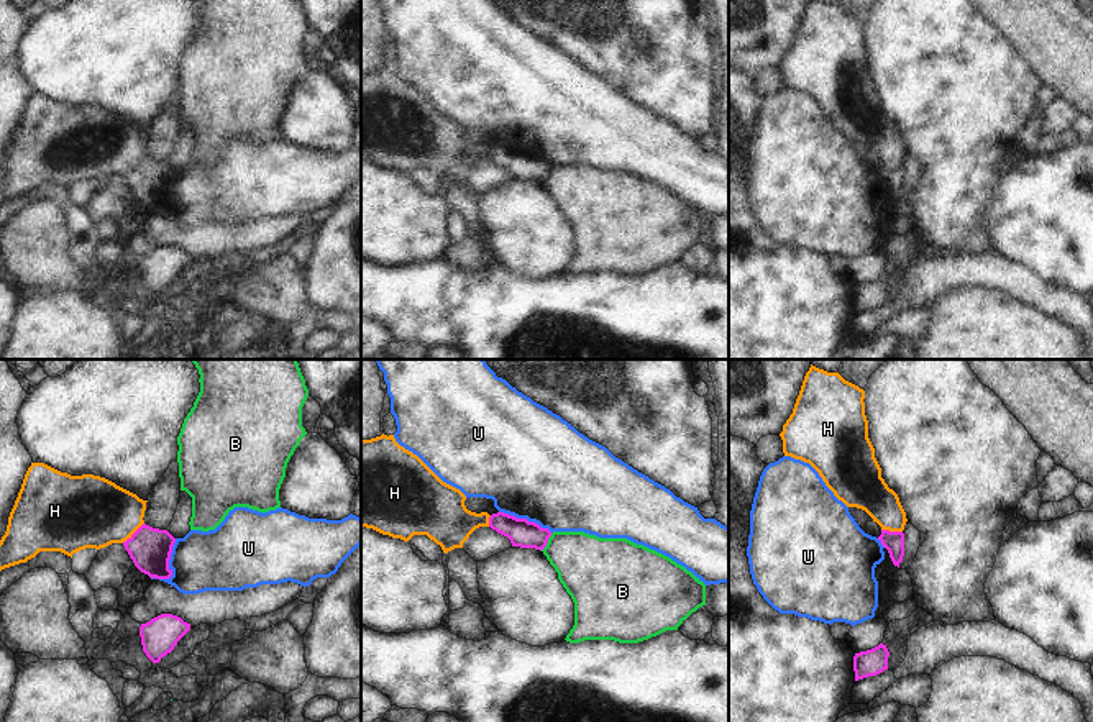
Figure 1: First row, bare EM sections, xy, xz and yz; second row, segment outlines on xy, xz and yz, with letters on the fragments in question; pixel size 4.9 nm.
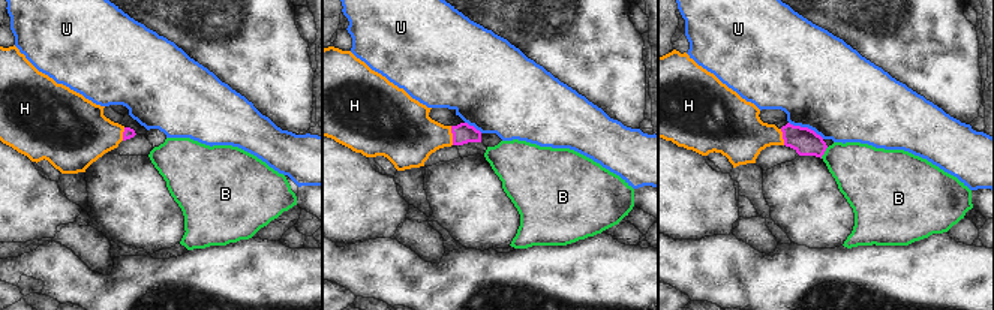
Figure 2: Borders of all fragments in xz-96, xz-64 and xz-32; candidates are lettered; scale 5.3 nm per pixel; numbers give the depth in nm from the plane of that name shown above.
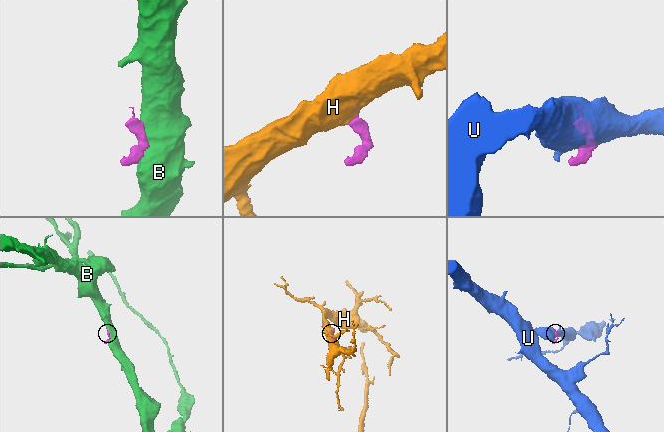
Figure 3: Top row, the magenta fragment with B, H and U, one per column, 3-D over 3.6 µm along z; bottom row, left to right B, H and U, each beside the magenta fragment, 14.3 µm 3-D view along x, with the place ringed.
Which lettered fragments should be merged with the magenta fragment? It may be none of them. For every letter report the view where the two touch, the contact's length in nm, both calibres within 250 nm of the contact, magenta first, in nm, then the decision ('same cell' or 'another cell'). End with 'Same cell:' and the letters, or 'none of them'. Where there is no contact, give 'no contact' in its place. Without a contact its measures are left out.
B: xz | 110 nm | 140/320 nm | another cell
H: xy | 150 nm | 200/360 nm | same cell
U: xz | 280 nm | 140/500 nm | another cell
Same cell: H

